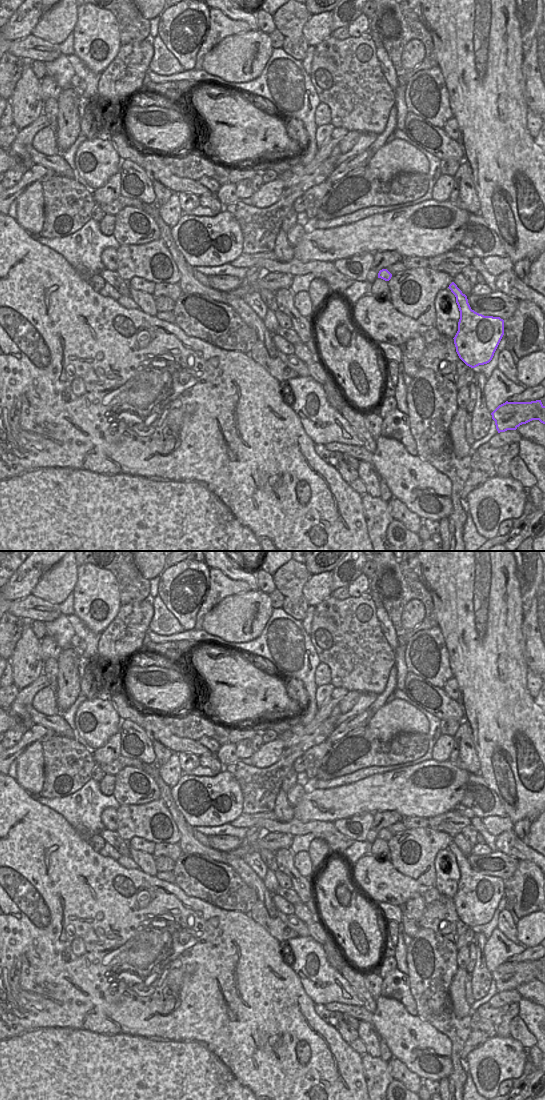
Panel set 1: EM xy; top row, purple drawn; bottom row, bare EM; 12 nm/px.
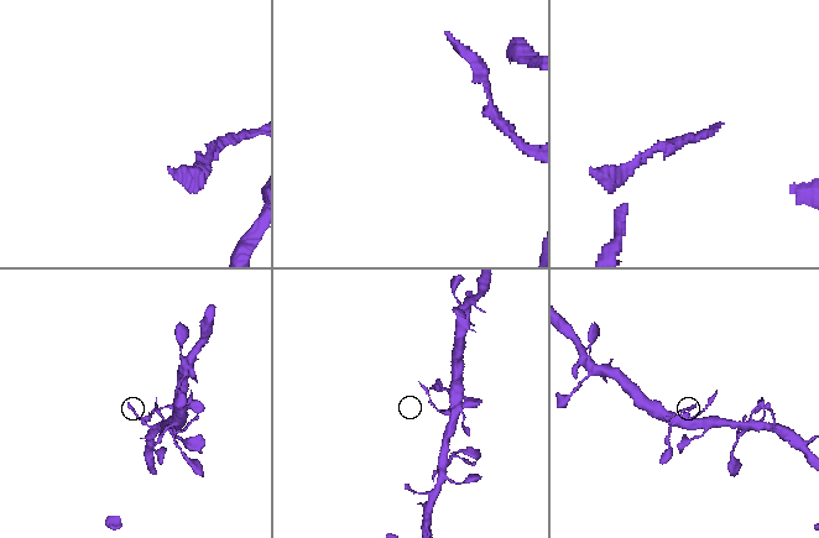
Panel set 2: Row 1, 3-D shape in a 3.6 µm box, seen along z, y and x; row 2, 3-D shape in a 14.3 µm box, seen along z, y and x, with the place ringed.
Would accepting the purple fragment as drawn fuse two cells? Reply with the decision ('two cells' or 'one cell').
two cells

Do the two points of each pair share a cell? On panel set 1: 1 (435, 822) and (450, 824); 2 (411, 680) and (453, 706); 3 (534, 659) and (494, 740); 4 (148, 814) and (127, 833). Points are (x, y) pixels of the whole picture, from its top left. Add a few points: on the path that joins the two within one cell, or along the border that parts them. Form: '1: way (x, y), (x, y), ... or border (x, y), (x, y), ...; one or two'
1: way (439, 823), (446, 823); one
2: way (421, 690), (430, 698), (441, 698), (443, 700); one
3: border (523, 646), (523, 659), (528, 670); two
4: way (143, 819), (132, 828); one

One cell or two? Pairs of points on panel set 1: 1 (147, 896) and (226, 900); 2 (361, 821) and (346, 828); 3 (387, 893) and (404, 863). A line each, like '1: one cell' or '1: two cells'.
1: two cells
2: one cell
3: two cells

